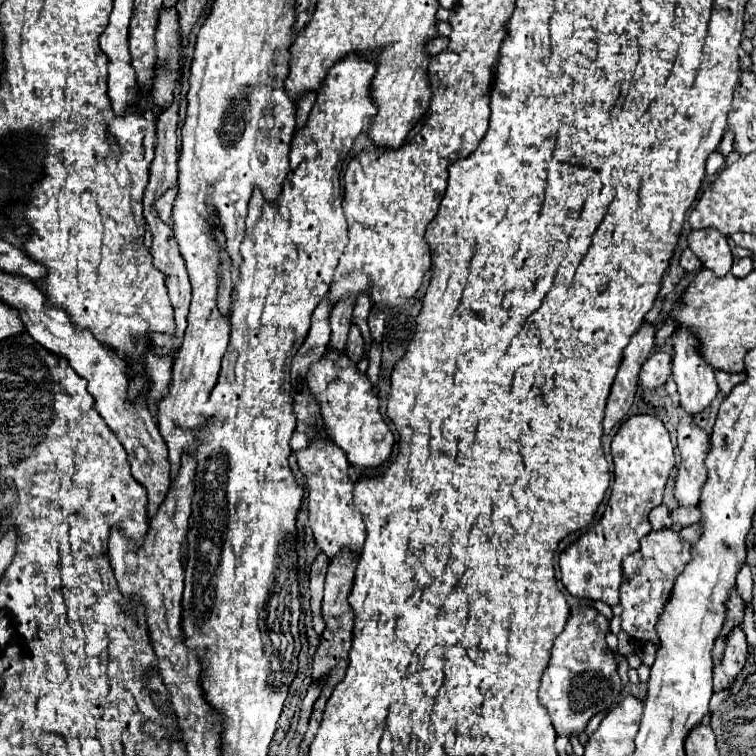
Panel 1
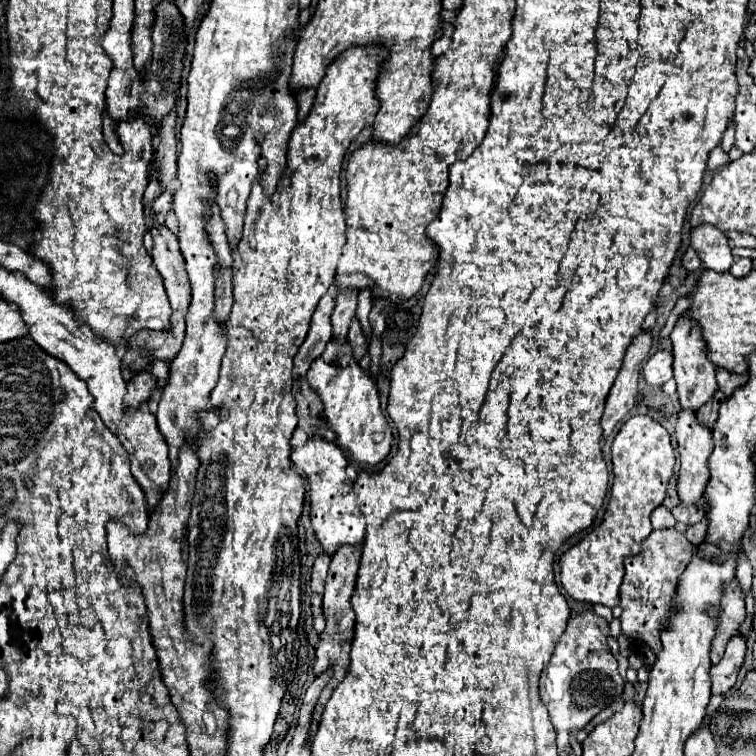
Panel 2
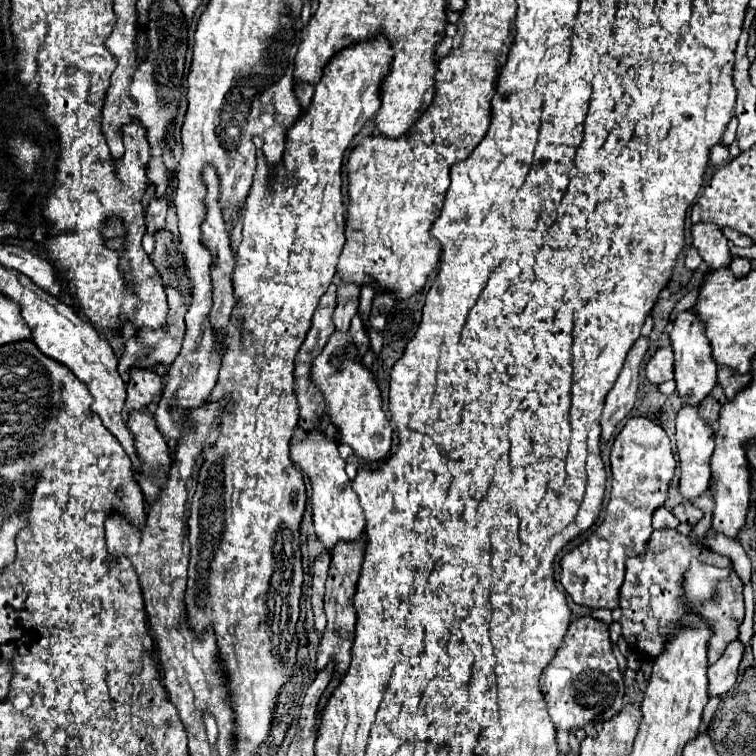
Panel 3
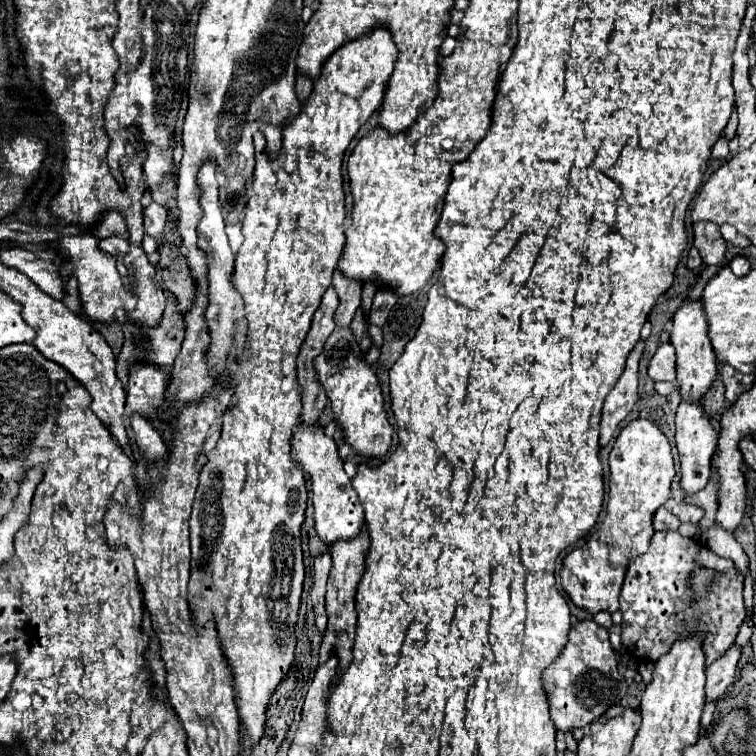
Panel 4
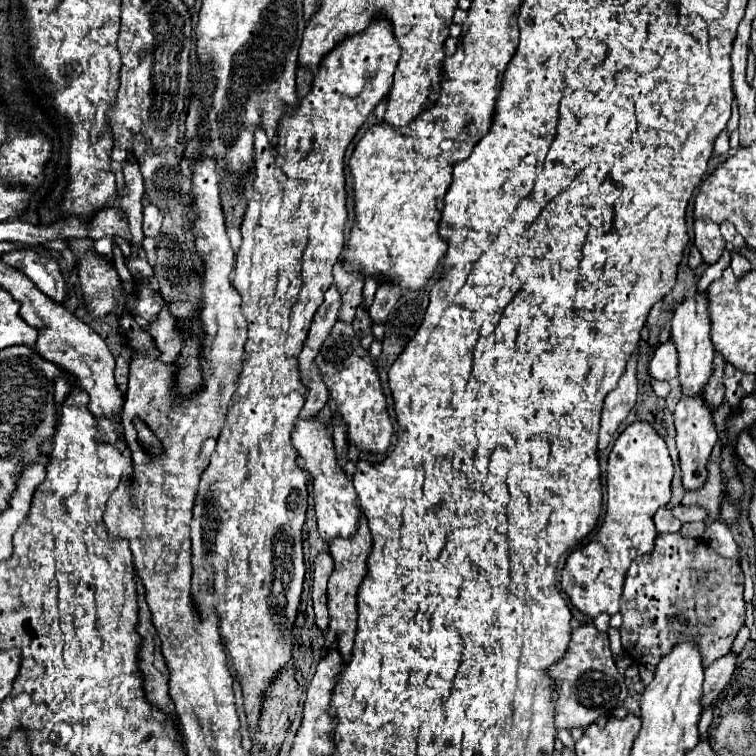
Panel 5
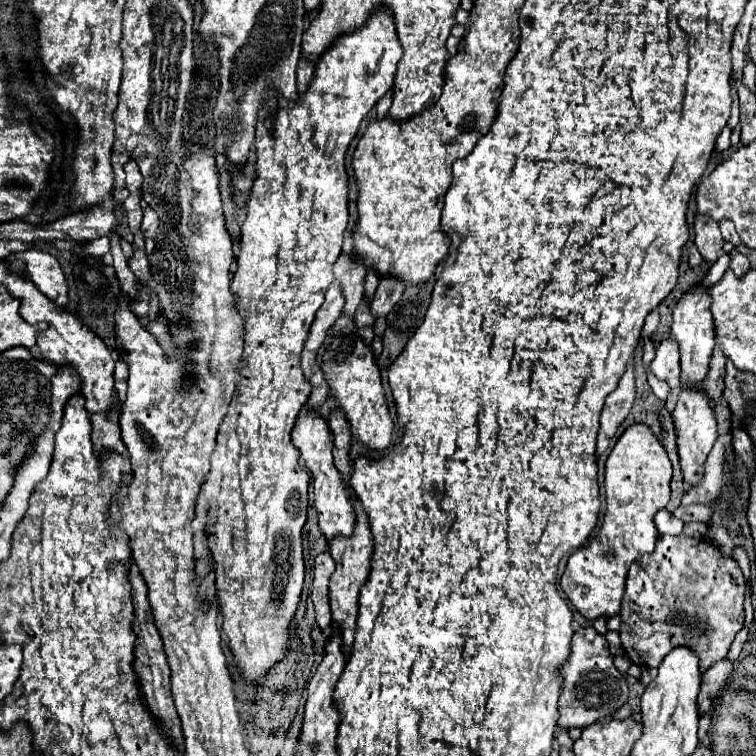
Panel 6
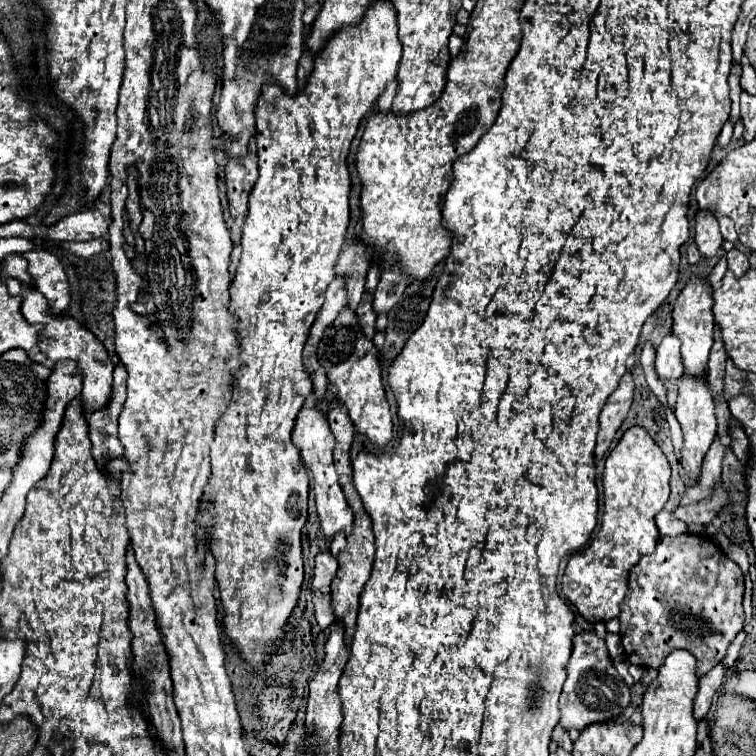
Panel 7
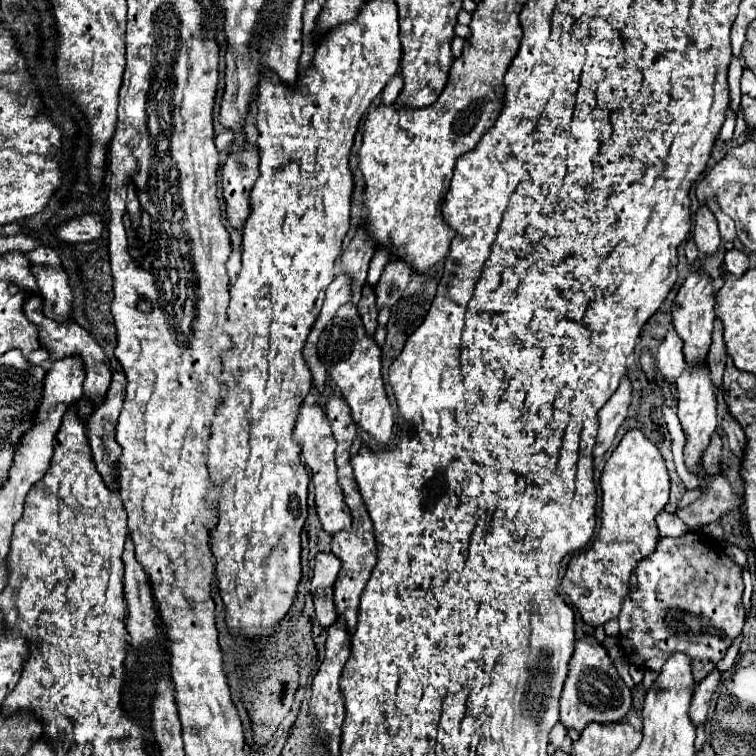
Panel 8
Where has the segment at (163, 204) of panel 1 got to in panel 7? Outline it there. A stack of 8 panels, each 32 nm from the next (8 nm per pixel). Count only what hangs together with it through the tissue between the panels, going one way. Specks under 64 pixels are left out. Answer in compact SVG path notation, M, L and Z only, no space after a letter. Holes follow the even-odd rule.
M144 210L144 220L140 224L140 234L144 238L150 239L154 236L154 230L156 230L156 218L154 218L154 214L150 210Z

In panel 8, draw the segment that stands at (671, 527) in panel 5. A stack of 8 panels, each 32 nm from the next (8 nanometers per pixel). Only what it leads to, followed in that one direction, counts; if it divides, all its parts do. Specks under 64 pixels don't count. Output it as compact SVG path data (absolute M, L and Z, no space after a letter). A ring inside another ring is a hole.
M662 510L656 516L656 524L658 524L660 536L682 536L688 532L688 526L682 524L682 520L678 520L674 514L670 514L666 510Z

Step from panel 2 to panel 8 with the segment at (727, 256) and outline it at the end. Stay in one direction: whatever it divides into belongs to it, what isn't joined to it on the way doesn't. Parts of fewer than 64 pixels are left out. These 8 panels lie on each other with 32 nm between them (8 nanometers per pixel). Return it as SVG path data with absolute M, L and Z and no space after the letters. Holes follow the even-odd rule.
M700 208L694 216L694 242L698 246L698 250L706 256L716 254L716 250L720 248L720 232L718 232L718 222L714 218L714 214L710 212L710 208Z

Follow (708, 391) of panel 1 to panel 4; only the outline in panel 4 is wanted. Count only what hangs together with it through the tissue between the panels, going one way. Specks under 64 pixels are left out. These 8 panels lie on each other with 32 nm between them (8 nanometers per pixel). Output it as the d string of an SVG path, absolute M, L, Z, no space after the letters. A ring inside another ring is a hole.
M692 302L688 306L682 306L672 320L672 332L670 332L670 342L676 348L676 380L678 380L678 390L682 400L686 402L700 402L702 396L710 390L712 382L716 380L718 364L716 356L712 350L712 344L708 340L706 332L706 320L702 314L702 304Z

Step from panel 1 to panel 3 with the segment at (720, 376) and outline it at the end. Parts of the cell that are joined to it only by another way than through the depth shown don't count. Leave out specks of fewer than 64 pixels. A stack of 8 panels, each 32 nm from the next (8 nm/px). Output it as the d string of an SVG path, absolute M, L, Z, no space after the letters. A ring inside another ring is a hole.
M718 368L718 384L724 388L724 394L728 400L734 398L738 390L742 390L750 382L750 374L738 374L730 368Z

